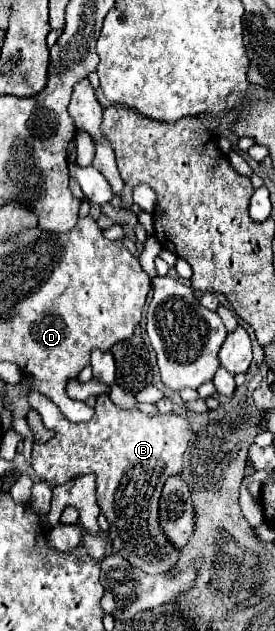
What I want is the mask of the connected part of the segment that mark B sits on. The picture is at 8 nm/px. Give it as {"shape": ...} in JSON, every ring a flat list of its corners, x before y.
{"shape":[[29,391,27,401,41,413,43,423,55,431,53,439,33,447,35,473,51,485,61,485,77,475,93,473,97,503,99,507,103,503,113,549,141,571,153,575,171,571,181,553,159,525,159,497,167,477,181,473,183,453,192,435,187,419,175,413,147,415,137,409,121,409,109,395,99,395,95,415,87,423,71,423,43,393]]}

